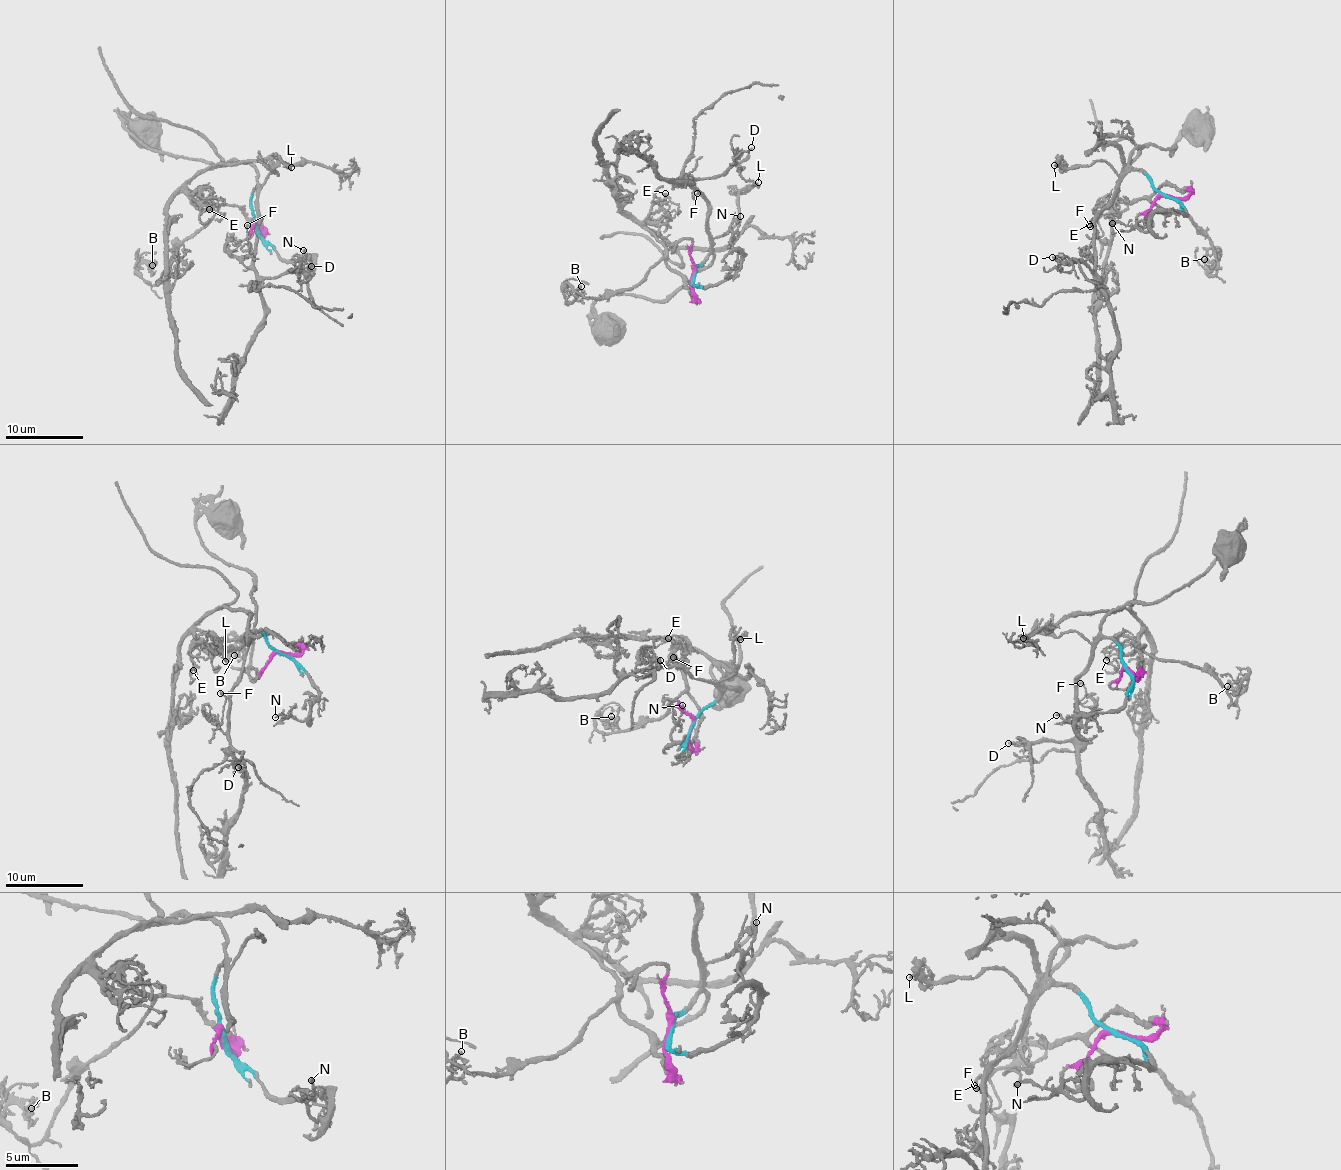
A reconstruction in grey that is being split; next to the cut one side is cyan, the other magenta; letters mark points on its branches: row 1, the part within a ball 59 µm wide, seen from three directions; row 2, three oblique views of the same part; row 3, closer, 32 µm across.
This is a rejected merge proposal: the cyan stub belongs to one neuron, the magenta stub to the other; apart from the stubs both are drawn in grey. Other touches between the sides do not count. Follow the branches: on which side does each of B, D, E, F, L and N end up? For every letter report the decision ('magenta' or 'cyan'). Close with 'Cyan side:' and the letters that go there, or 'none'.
B: magenta
D: cyan
E: magenta
F: cyan
L: cyan
N: cyan
Cyan side: D, F, L, N

